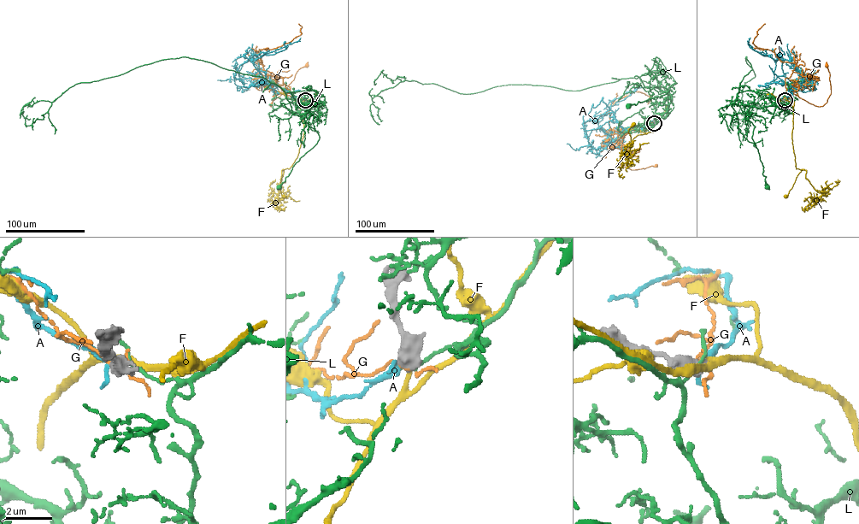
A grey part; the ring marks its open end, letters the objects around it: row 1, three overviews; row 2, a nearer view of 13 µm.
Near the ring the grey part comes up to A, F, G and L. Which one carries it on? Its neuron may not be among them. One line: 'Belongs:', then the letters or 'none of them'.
Belongs: F

